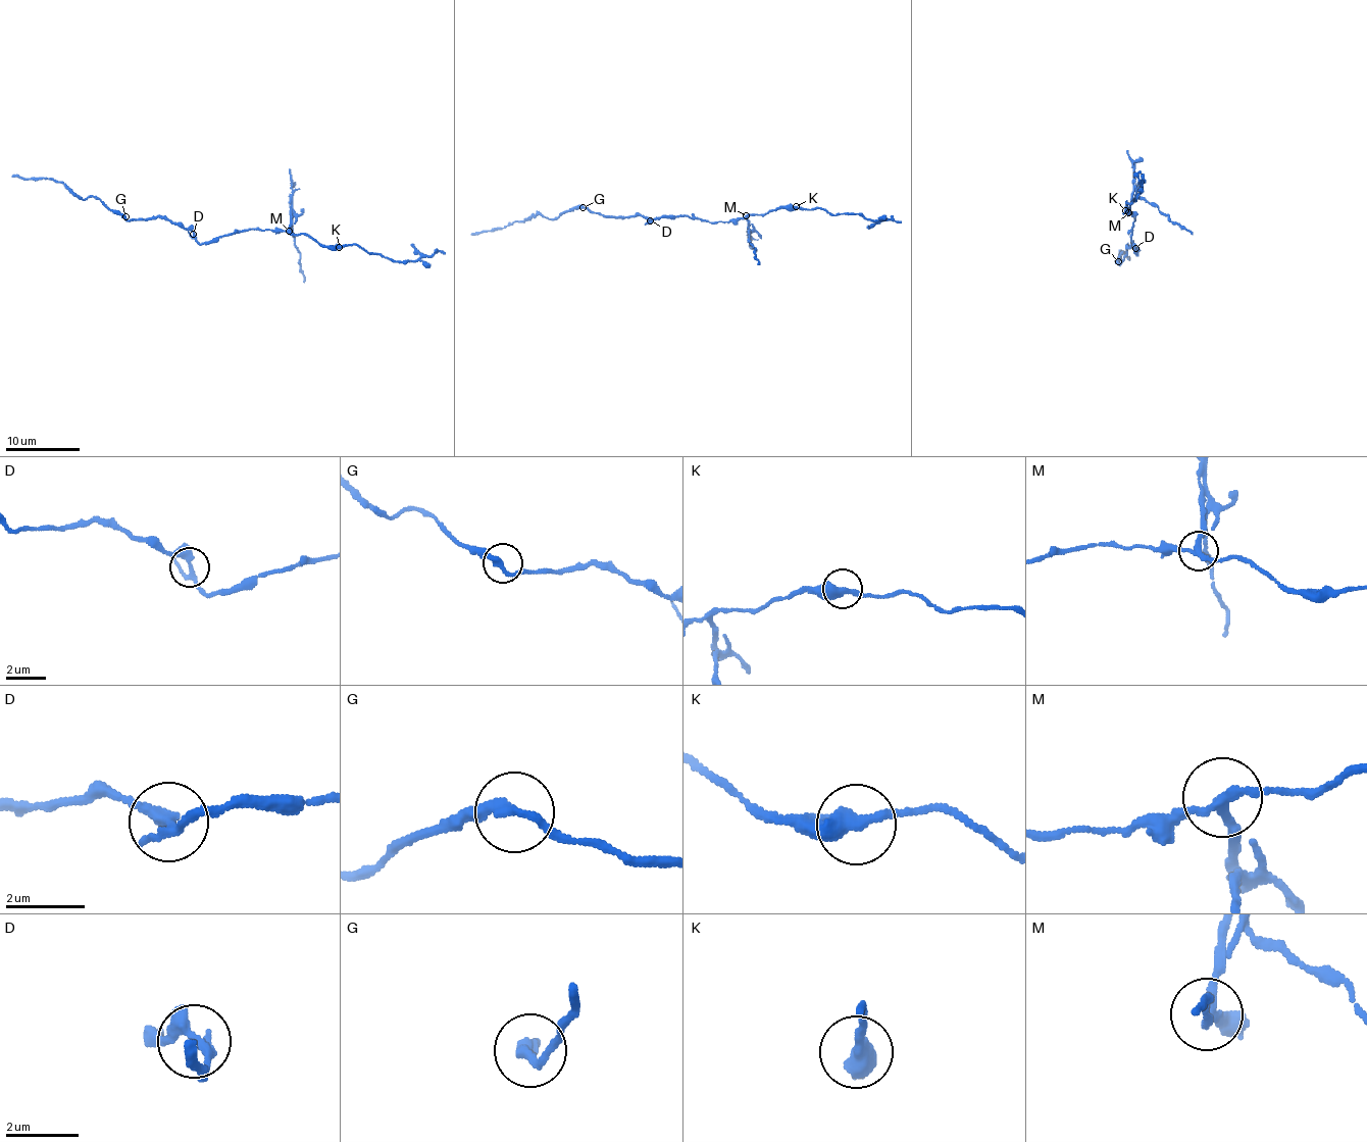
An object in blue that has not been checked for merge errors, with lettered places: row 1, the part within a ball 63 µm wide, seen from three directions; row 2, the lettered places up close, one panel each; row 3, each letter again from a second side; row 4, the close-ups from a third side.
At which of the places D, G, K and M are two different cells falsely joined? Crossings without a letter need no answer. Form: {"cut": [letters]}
{"cut": ["M"]}

